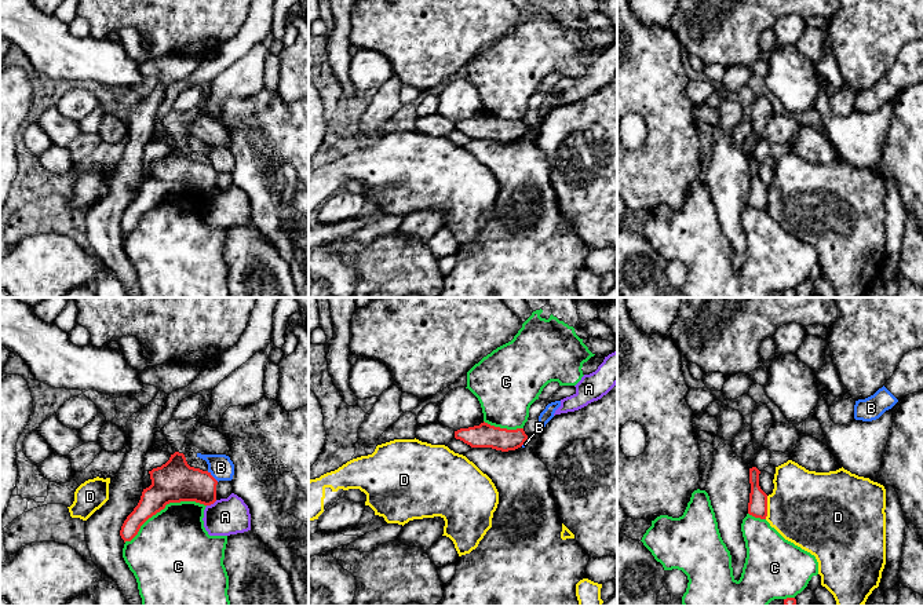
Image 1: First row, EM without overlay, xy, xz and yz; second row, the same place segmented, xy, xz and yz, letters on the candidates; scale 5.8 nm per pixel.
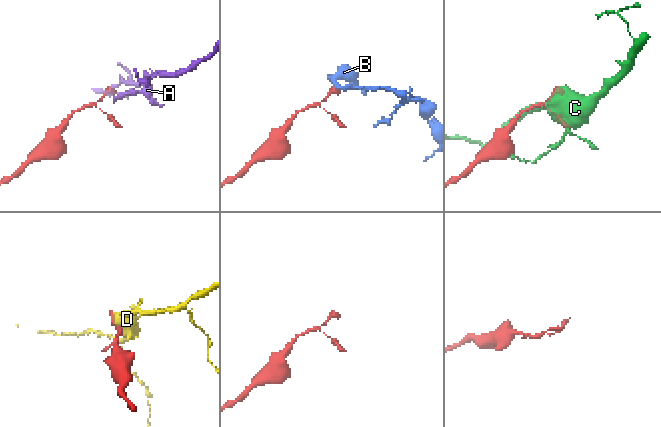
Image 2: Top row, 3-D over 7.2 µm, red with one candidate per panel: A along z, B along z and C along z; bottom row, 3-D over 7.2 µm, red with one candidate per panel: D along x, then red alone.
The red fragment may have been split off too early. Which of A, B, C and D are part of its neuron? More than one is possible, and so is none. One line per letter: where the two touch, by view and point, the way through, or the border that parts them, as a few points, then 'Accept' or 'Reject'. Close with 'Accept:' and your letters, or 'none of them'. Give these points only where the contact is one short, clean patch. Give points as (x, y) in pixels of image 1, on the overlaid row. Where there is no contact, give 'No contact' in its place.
A: Touches red at xy (211, 503). Boundary: xy (216, 500), (207, 506). Reject
B: Touches red at xy (211, 475). Boundary: xy (207, 471), (218, 481). Reject
C: Touches red at xy (163, 508). Reject
D: Touches red at yz (766, 507). Reject
Accept: none of them

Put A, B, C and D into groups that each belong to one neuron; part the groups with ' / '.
A / B / C / D

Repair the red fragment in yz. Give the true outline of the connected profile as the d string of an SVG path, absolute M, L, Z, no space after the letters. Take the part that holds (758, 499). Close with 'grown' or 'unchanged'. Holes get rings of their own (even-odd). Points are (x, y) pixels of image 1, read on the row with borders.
M756 467L749 468L749 503L748 503L748 514L766 519L767 516L767 494L759 486L759 474L760 471Z | unchanged

